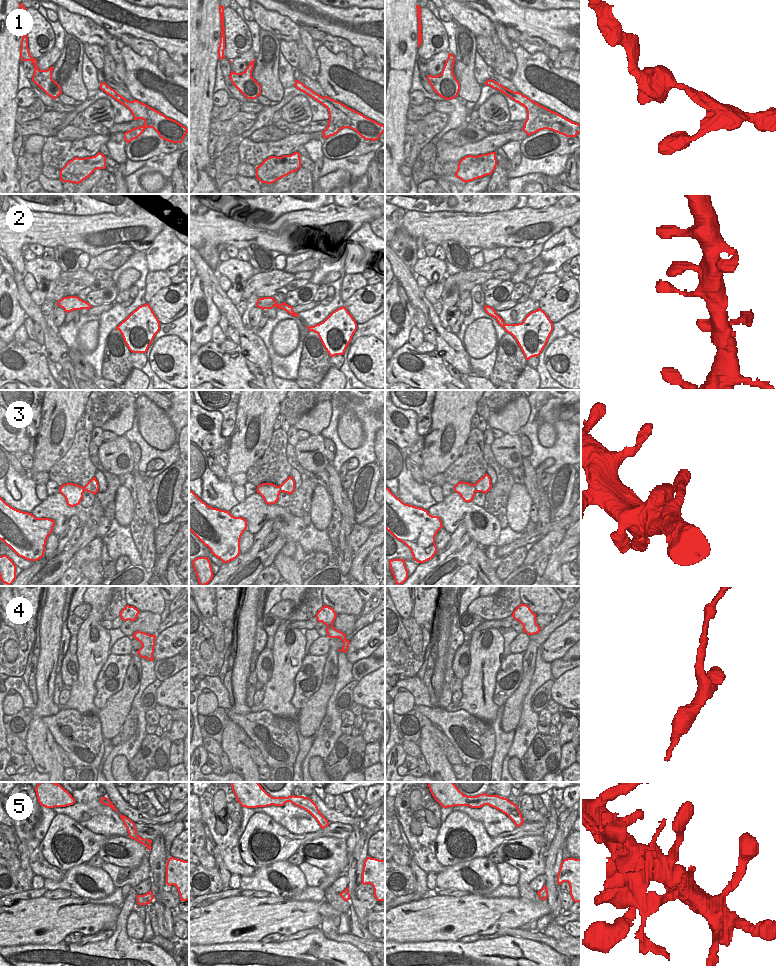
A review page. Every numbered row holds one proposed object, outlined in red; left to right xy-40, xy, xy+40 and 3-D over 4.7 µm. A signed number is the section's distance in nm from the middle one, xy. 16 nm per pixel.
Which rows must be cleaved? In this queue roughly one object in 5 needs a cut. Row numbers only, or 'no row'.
5

